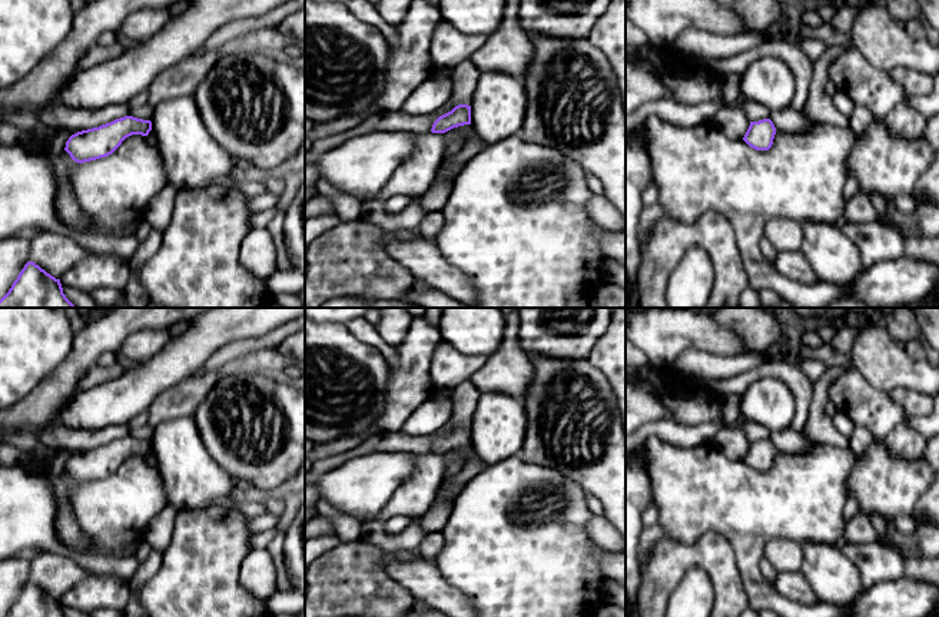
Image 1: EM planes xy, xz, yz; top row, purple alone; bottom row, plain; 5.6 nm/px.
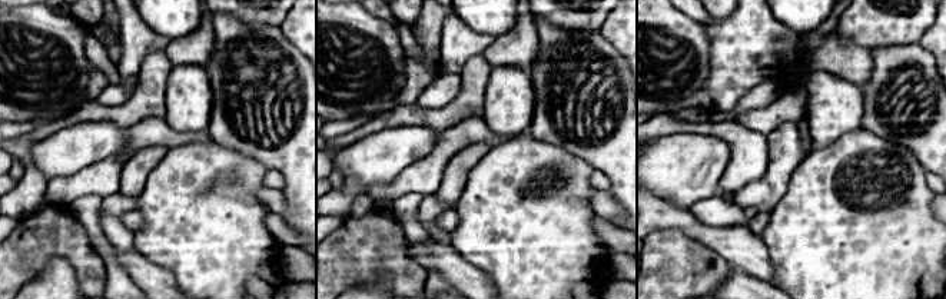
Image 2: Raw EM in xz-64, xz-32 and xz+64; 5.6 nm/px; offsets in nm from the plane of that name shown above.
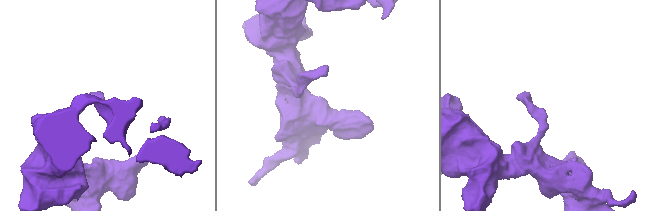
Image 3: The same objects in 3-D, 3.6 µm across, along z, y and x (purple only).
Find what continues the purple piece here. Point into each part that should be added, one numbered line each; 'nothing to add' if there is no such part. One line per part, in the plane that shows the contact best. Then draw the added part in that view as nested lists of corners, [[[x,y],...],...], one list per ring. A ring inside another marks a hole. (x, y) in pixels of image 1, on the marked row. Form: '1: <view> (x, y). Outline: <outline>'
nothing to add

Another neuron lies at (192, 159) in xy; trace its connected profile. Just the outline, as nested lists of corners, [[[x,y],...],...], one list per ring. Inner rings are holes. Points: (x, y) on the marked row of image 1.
[[[193,96],[159,103],[150,122],[155,145],[163,159],[166,185],[177,192],[212,186],[235,167],[235,159],[205,127]]]

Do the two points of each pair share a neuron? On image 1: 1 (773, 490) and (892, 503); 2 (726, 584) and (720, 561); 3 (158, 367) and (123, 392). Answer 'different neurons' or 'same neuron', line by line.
1: different neurons
2: same neuron
3: same neuron

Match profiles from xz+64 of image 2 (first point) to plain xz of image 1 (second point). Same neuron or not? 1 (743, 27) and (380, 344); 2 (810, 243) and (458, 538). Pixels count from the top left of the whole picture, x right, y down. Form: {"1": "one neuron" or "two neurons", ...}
{"1": "two neurons", "2": "one neuron"}

